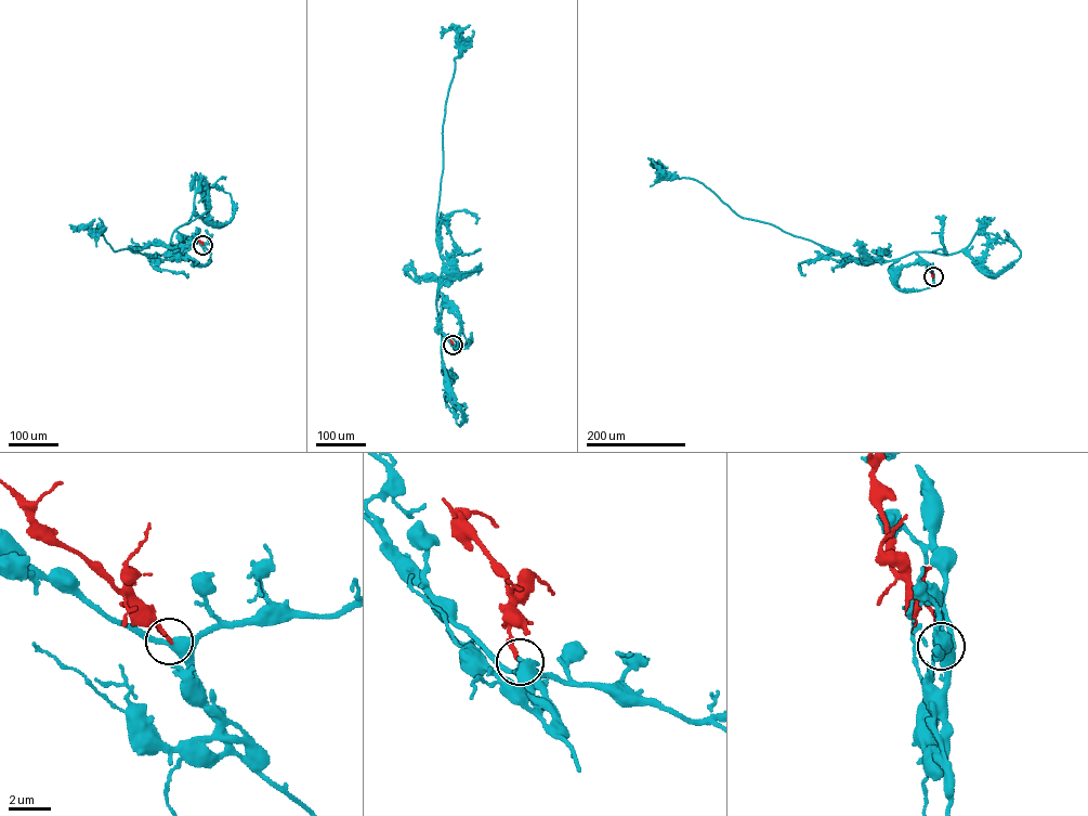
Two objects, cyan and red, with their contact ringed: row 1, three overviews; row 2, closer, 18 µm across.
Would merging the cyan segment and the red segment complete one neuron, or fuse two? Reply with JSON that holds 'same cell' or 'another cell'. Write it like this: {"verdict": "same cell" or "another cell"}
{"verdict": "same cell"}

